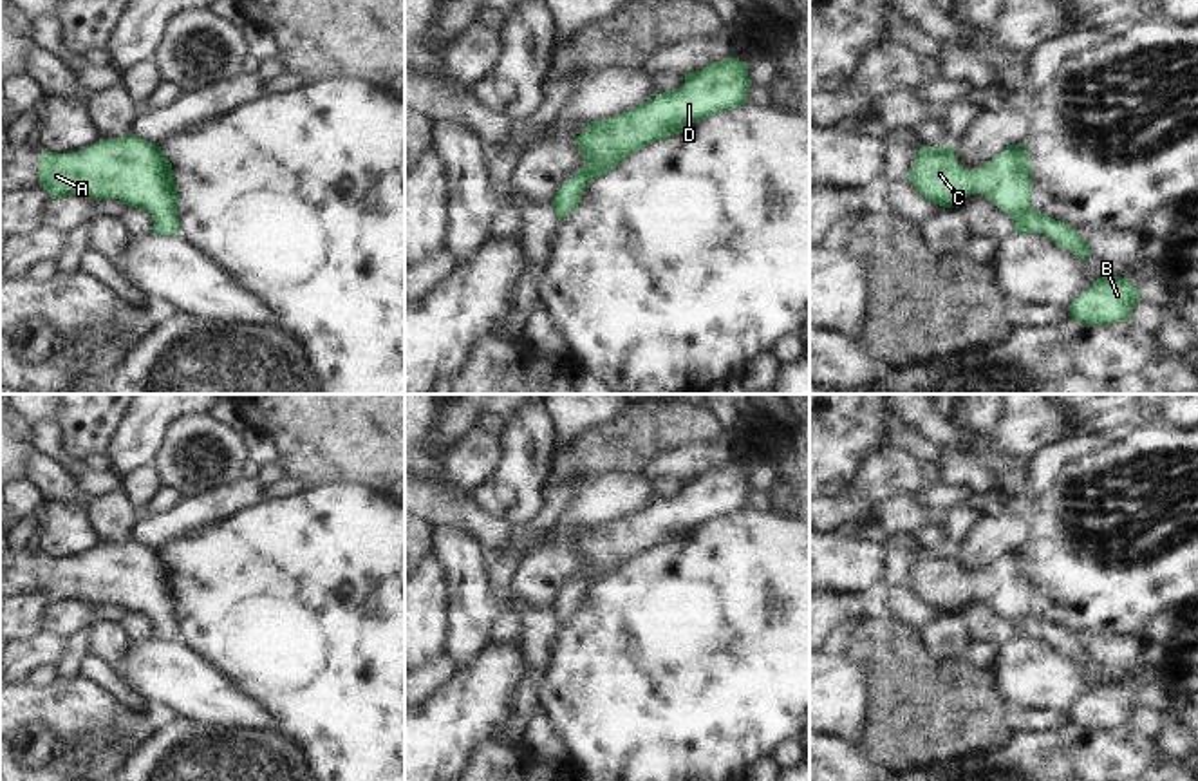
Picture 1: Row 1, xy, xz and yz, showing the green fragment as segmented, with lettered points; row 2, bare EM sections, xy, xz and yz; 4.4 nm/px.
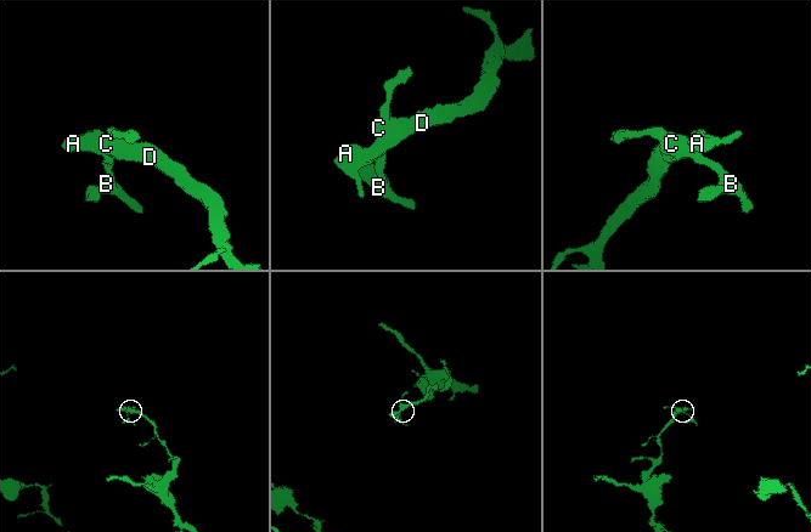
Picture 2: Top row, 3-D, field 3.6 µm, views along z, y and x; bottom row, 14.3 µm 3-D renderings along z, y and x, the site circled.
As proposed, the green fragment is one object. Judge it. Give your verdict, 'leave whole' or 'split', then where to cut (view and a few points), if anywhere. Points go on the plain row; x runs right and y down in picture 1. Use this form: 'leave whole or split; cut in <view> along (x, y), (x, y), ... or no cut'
leave whole; no cut

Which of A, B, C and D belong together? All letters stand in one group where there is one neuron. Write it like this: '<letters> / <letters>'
A B C D

